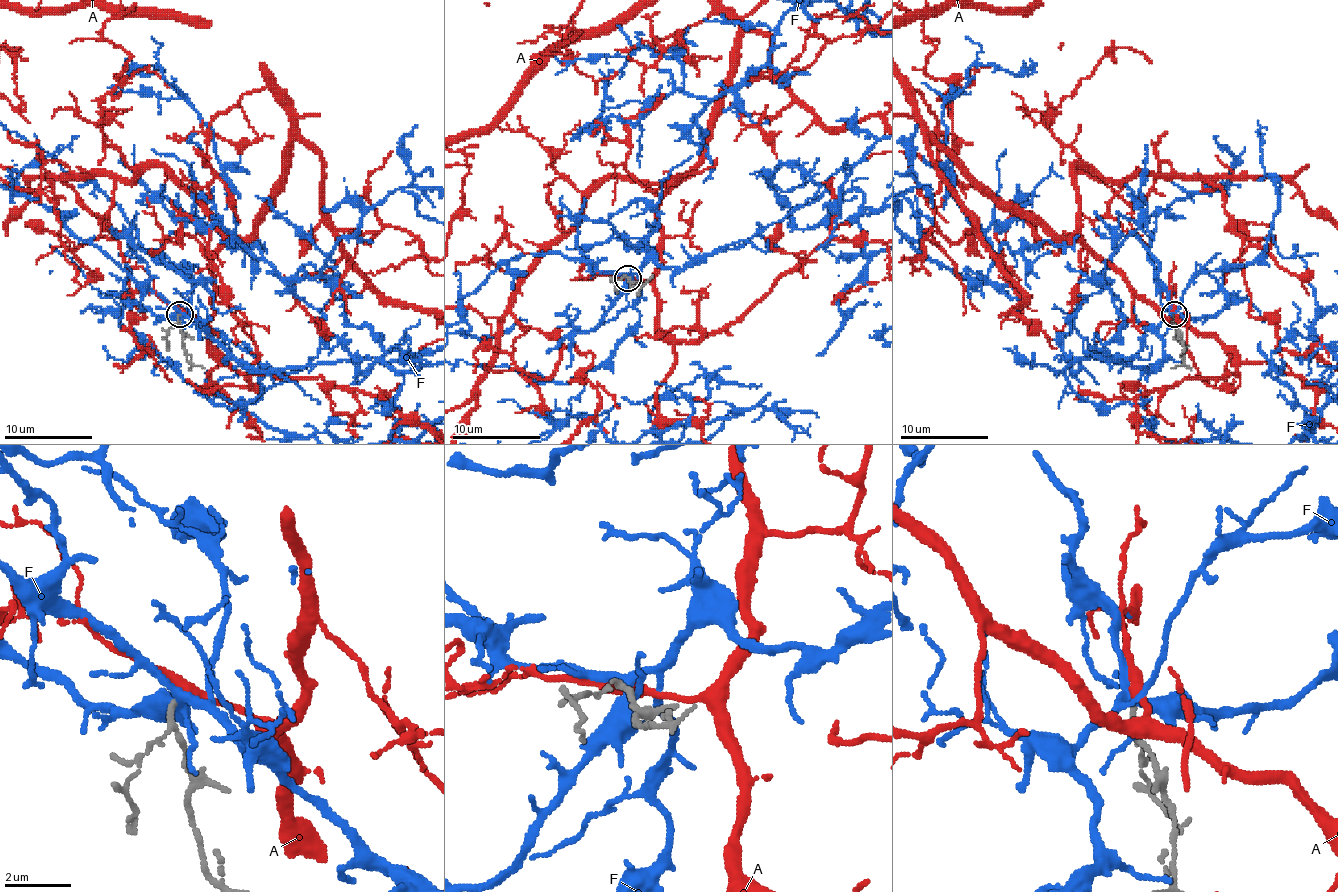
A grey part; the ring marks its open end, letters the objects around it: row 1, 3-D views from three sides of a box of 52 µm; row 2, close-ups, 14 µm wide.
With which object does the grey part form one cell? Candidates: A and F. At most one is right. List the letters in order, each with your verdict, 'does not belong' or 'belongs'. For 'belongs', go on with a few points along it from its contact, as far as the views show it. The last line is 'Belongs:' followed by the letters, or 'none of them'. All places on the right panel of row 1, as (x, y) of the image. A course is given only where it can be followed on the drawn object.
A: belongs
F: does not belong
Belongs: A

